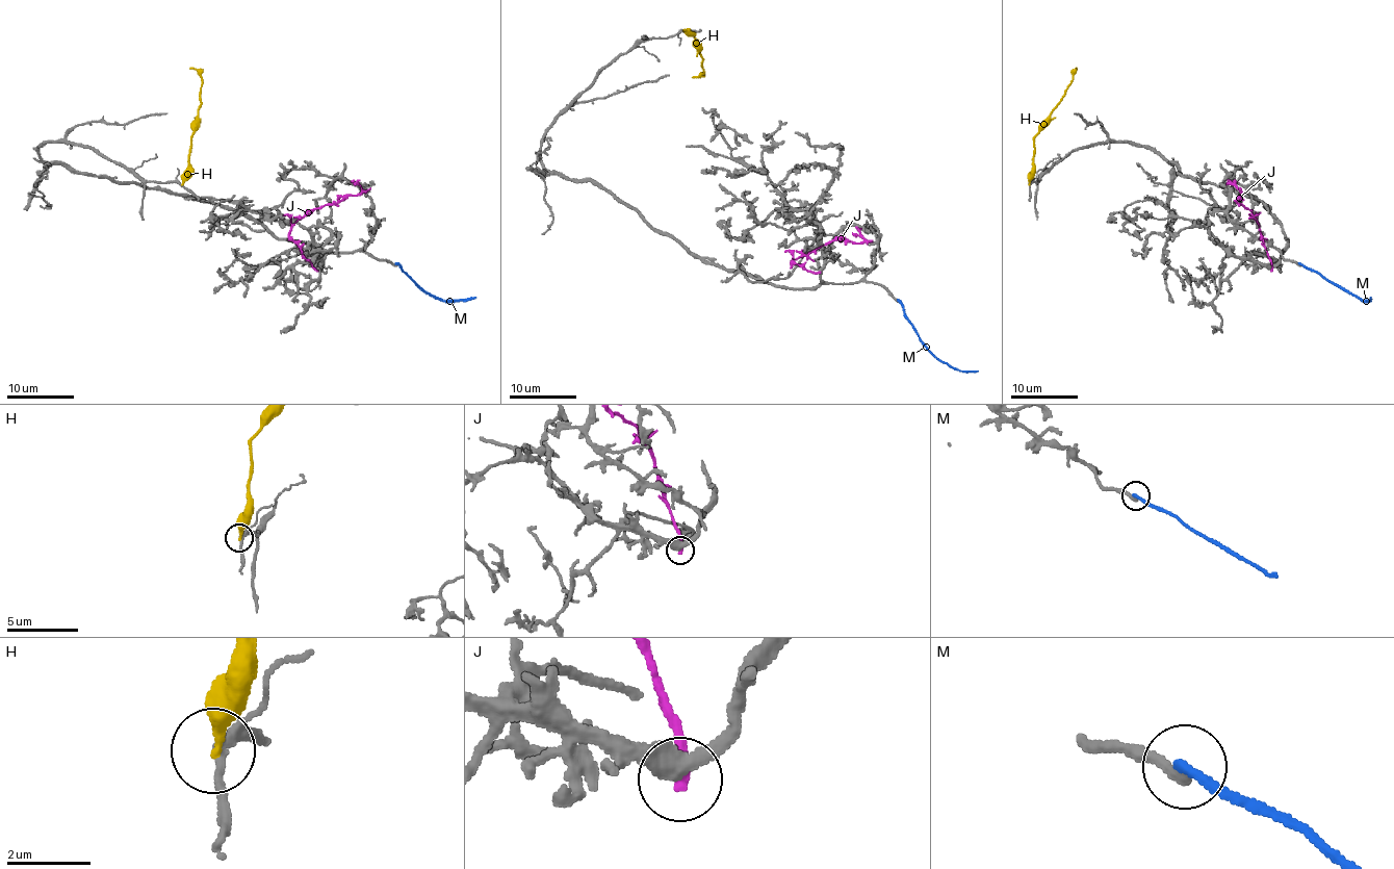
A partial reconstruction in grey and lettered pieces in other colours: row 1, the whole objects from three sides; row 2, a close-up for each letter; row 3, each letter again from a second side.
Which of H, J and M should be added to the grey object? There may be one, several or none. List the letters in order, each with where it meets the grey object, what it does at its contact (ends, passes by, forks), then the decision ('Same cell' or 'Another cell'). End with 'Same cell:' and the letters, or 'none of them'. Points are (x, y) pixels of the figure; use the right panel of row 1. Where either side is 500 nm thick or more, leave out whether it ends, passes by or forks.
H: Touches grey at (1028, 184). It ends there. Another cell
J: Touches grey at (1271, 270). It ends there. Another cell
M: Touches grey at (1299, 263). It ends there. Another cell
Same cell: none of them

